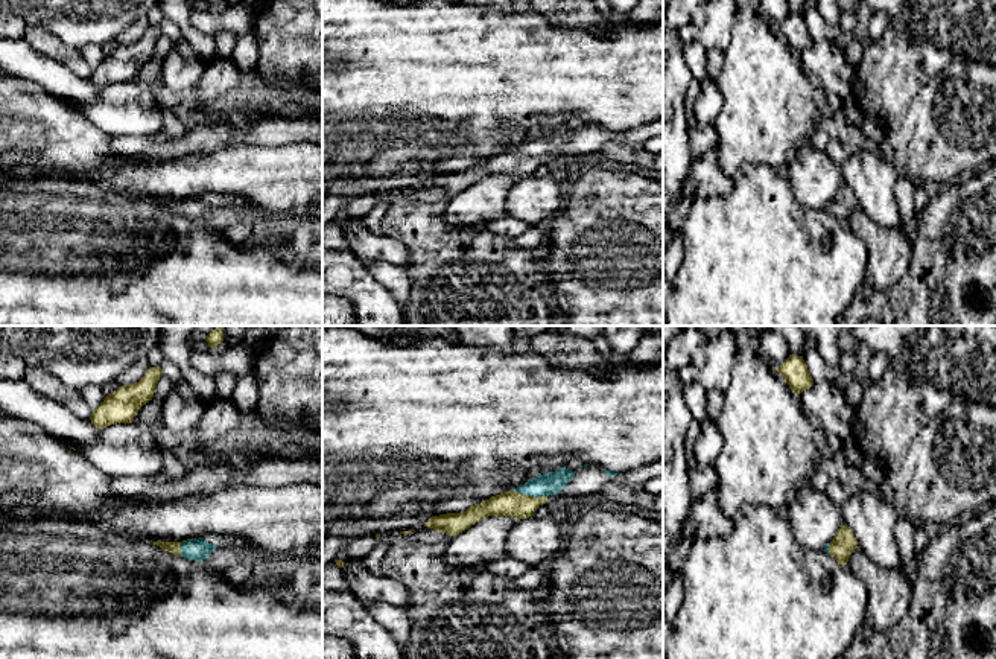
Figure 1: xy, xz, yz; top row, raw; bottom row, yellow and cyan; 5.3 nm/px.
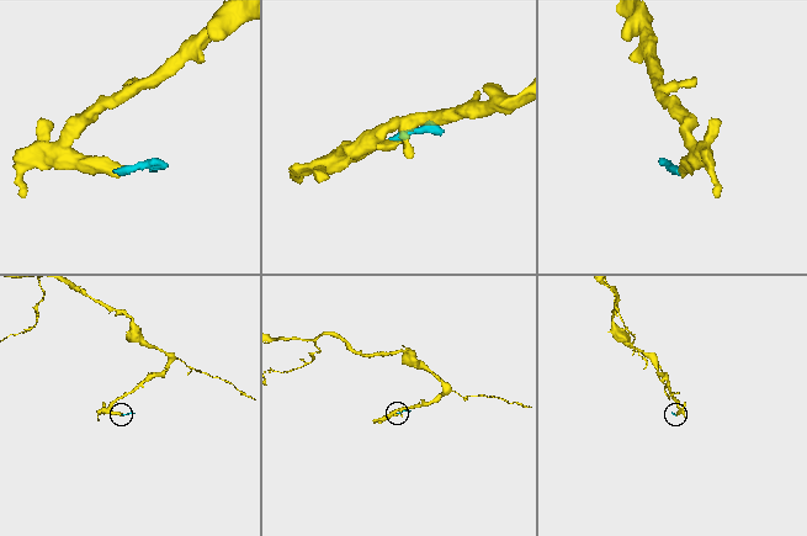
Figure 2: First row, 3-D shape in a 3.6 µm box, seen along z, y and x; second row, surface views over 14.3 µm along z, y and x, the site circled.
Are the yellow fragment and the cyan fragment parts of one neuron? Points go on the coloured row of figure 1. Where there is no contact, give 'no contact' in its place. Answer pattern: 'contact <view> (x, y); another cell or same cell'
contact xz (529, 496); same cell

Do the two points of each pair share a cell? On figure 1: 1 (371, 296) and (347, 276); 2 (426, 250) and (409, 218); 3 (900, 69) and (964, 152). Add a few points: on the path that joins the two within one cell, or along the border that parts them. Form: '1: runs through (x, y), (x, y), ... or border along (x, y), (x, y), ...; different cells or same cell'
1: runs through (365, 292), (350, 282); same cell
2: runs through (426, 242), (426, 235), (417, 226); same cell
3: runs through (900, 92), (942, 134); same cell

